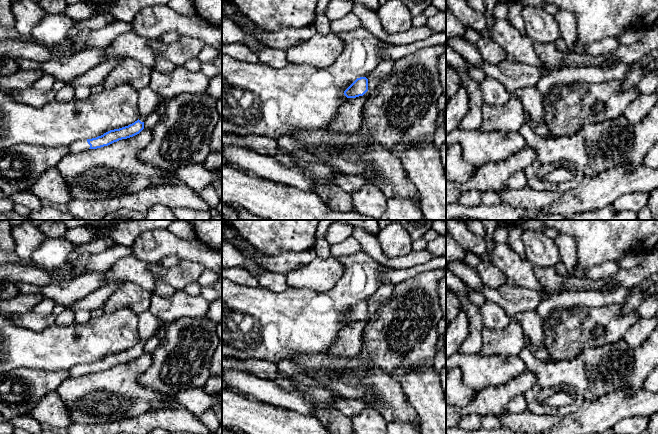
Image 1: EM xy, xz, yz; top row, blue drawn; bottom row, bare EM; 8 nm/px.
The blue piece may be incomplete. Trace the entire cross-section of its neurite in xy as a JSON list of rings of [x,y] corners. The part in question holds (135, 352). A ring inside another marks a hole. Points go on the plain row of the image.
[[[149,310],[139,314],[138,320],[140,342],[137,345],[128,350],[110,354],[96,362],[76,365],[69,370],[70,377],[78,377],[88,373],[101,372],[119,364],[127,363],[139,358],[144,353],[144,346],[148,340],[155,335],[159,327],[162,326],[164,322]]]

